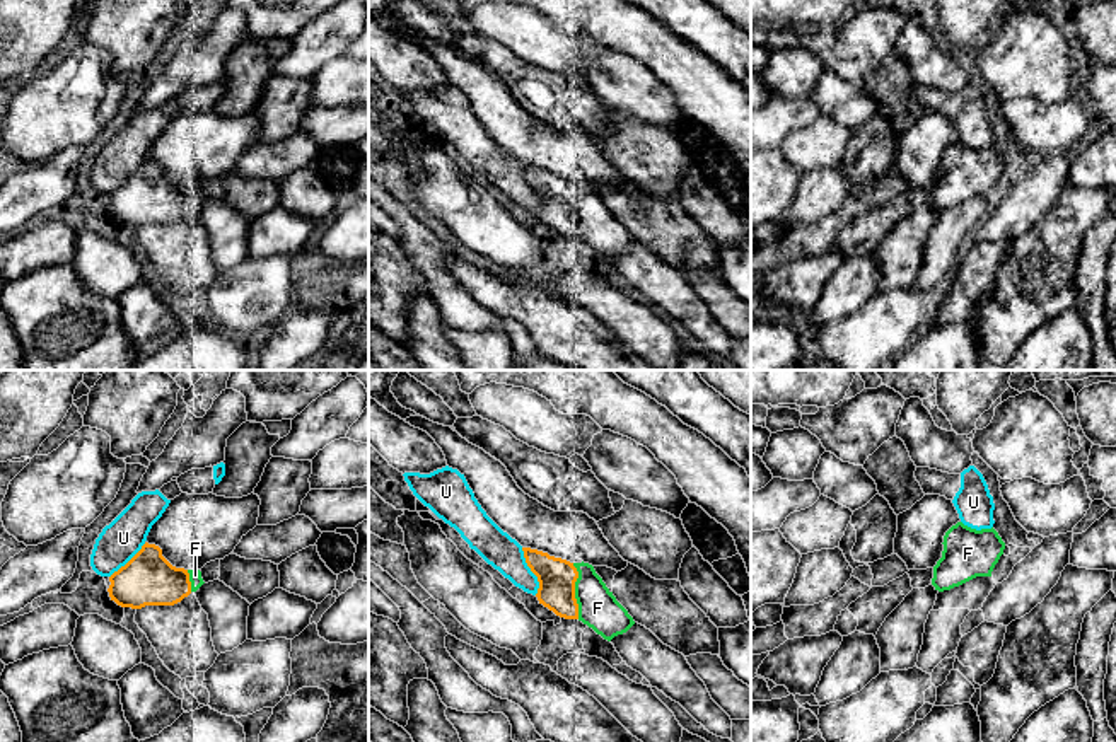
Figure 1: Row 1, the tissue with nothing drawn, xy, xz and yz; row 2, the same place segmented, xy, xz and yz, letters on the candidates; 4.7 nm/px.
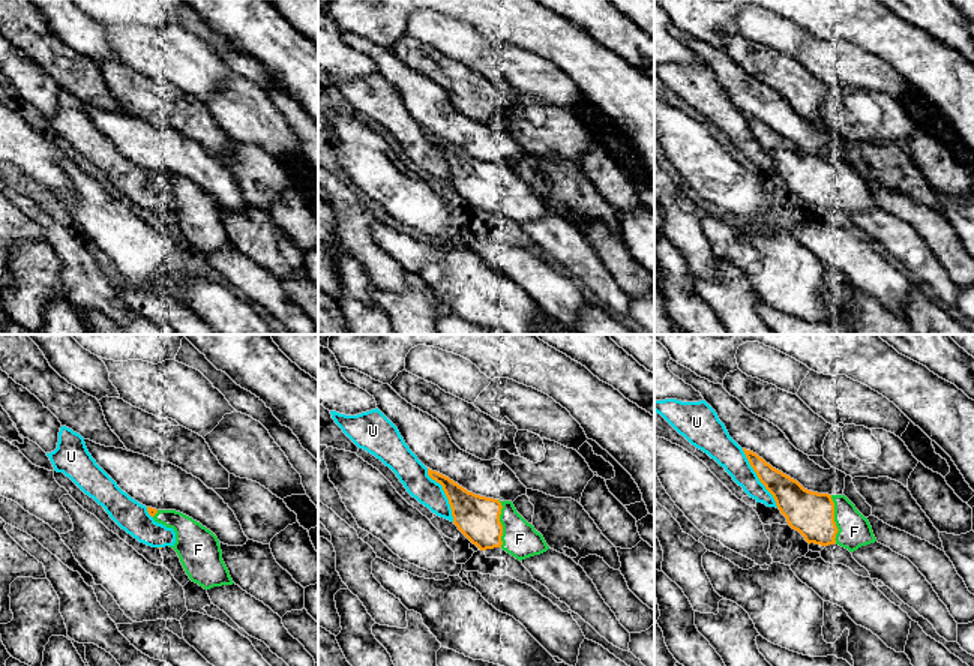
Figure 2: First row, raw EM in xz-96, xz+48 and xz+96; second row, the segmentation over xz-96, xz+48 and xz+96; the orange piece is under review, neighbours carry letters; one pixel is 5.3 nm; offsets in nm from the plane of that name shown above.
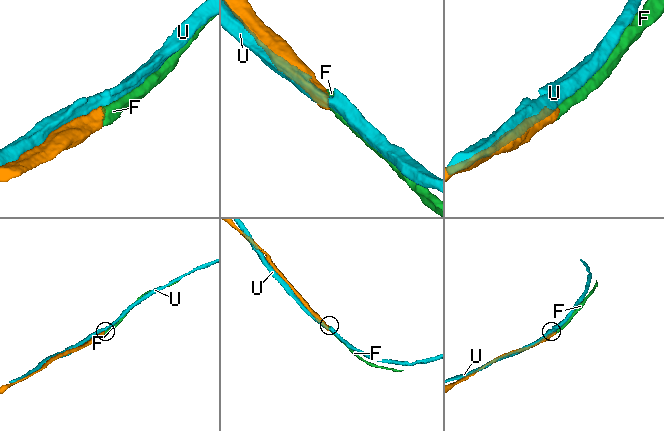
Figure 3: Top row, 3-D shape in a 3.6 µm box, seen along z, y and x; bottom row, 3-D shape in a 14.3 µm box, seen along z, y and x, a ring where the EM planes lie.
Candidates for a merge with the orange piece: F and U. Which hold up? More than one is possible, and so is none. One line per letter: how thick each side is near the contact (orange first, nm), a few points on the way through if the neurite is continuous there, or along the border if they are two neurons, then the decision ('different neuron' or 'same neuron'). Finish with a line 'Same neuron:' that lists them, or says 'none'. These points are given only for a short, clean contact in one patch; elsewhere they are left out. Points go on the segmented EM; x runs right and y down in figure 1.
F: 180/190 nm | same neuron
U: 180/170 nm | different neuron
Same neuron: F

